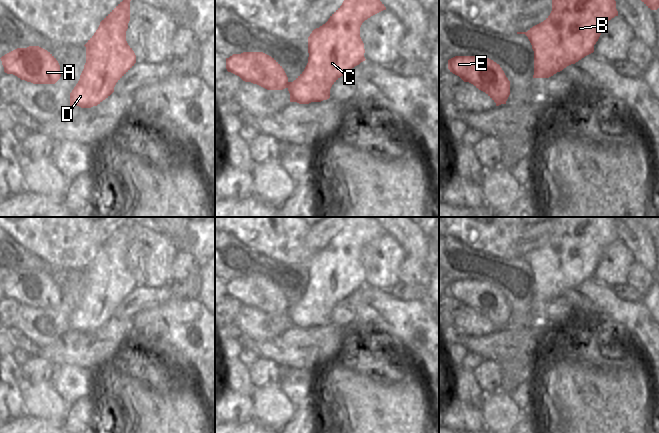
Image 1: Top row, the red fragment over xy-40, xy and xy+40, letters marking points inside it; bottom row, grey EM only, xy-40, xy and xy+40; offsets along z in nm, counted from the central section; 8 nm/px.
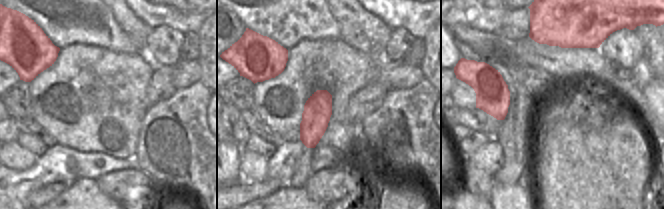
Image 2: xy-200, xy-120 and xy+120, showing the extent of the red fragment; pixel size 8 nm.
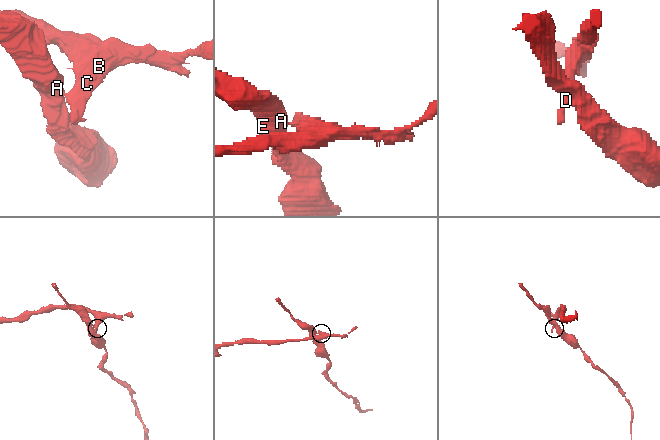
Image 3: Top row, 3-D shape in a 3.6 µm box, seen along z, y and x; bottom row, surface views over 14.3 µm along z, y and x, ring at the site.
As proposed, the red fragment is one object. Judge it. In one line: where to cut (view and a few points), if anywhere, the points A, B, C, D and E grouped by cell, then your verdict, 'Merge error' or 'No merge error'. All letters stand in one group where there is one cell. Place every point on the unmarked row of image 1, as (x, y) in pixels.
Split along xy (287, 306), (288, 311). Groups: A E / B C D. Merge error.

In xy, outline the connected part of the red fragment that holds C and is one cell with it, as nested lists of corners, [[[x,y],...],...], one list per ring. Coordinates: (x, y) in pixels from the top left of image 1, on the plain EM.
[[[346,217],[342,229],[330,240],[325,248],[314,253],[308,261],[308,287],[304,295],[293,306],[288,306],[290,326],[309,328],[329,323],[332,309],[341,300],[366,284],[364,281],[364,267],[360,261],[360,251],[365,244],[383,234],[386,234],[386,231],[375,217]]]

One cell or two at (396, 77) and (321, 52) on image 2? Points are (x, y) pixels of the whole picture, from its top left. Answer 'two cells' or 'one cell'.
two cells

